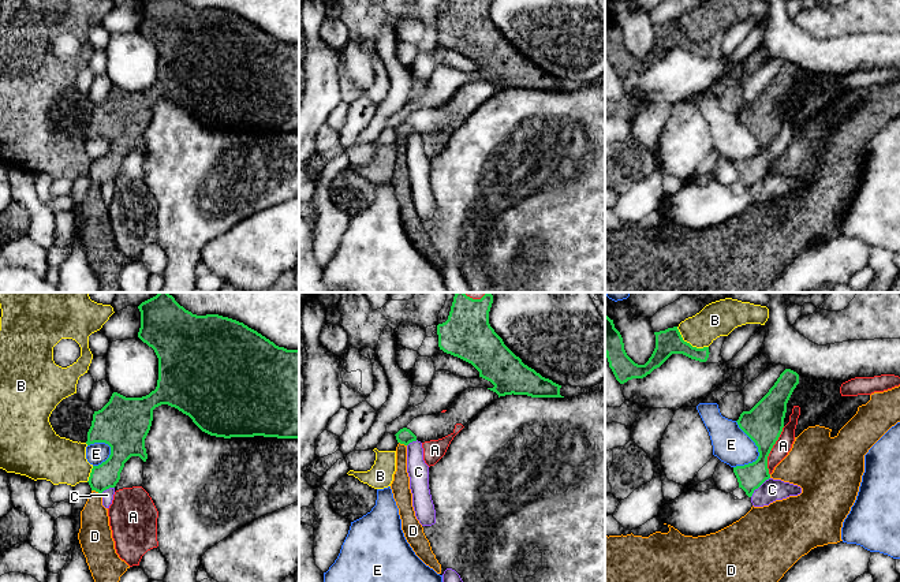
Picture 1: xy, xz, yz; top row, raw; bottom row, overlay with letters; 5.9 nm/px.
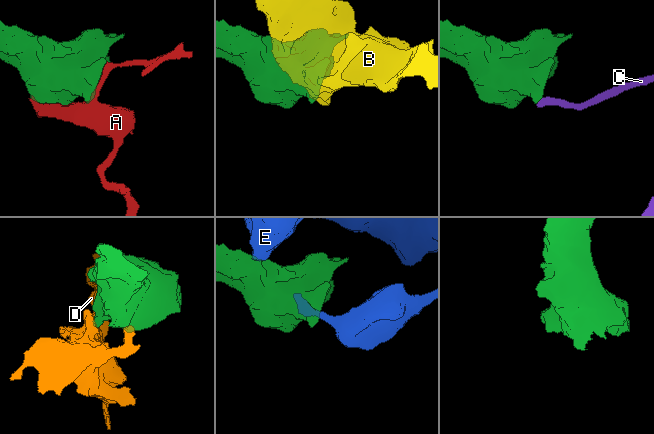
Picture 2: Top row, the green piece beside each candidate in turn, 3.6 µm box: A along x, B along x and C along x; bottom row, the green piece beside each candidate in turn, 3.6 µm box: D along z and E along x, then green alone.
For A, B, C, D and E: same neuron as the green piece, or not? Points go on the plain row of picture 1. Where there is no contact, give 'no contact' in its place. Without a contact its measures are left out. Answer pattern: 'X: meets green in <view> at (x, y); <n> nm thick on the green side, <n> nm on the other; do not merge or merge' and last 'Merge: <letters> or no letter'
A: meets green in yz at (770, 144); 220 nm thick on the green side, 100 nm on the other; do not merge
B: meets green in yz at (688, 37); 150 nm thick on the green side, 190 nm on the other; do not merge
C: meets green in yz at (758, 181); 160 nm thick on the green side, 130 nm on the other; do not merge
D: meets green in xy at (96, 185); 150 nm thick on the green side, 190 nm on the other; do not merge
E: meets green in yz at (758, 145); 220 nm thick on the green side, 220 nm on the other; do not merge
Merge: no letter

